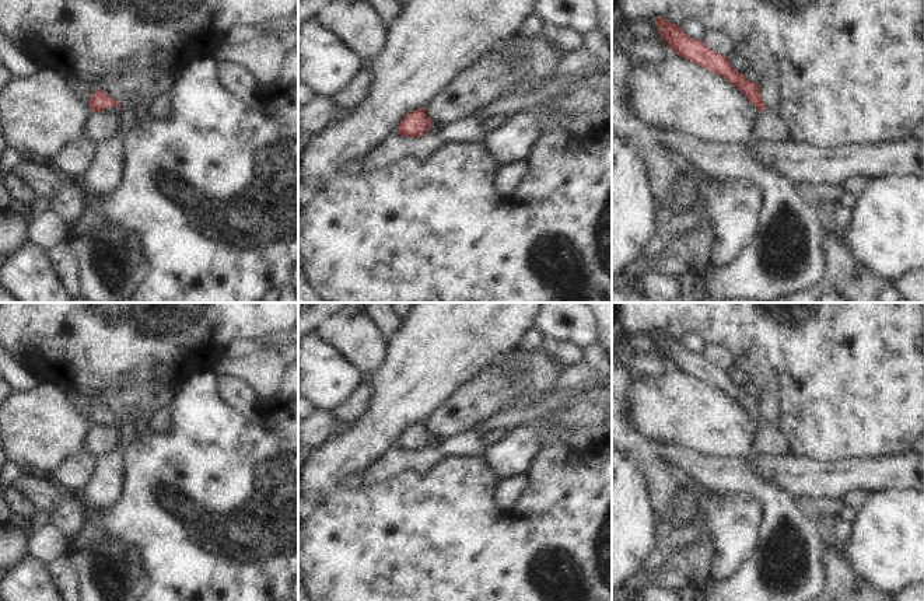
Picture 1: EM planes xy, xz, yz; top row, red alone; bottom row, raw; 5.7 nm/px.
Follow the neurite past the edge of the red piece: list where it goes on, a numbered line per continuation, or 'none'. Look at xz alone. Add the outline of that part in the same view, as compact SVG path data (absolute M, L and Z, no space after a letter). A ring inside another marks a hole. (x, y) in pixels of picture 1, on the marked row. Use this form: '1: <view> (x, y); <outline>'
none

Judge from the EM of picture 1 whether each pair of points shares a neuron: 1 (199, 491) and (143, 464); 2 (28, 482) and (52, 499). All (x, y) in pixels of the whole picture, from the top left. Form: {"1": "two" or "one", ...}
{"1": "one", "2": "one"}

